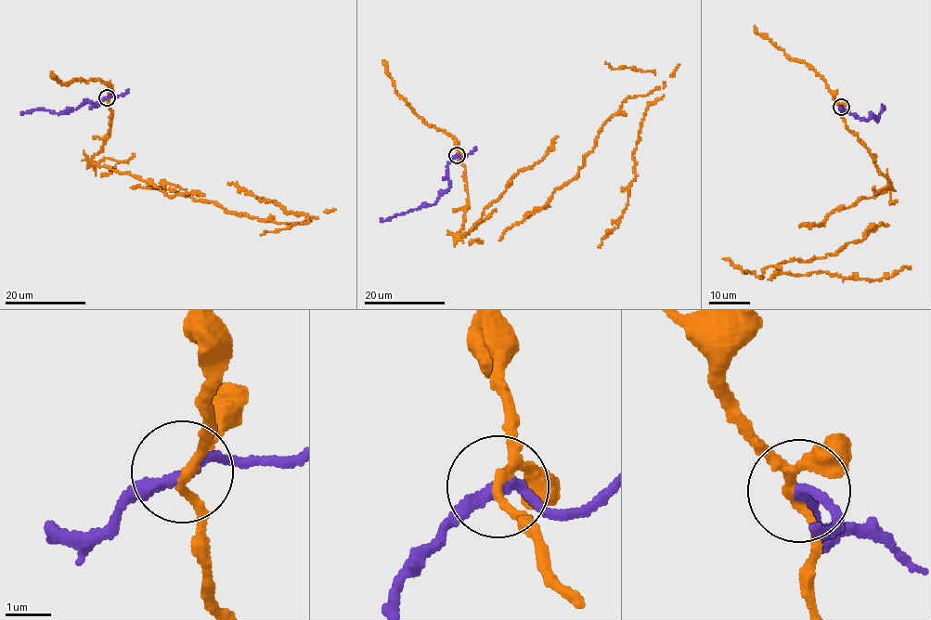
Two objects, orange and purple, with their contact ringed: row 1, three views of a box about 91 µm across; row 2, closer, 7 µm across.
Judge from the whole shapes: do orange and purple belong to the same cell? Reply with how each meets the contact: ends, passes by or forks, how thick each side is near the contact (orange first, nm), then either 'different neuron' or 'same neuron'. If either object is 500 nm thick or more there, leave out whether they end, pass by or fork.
orange forks there; purple passes by; 160 nm thick on the orange side, 240 nm on the other; different neuron

